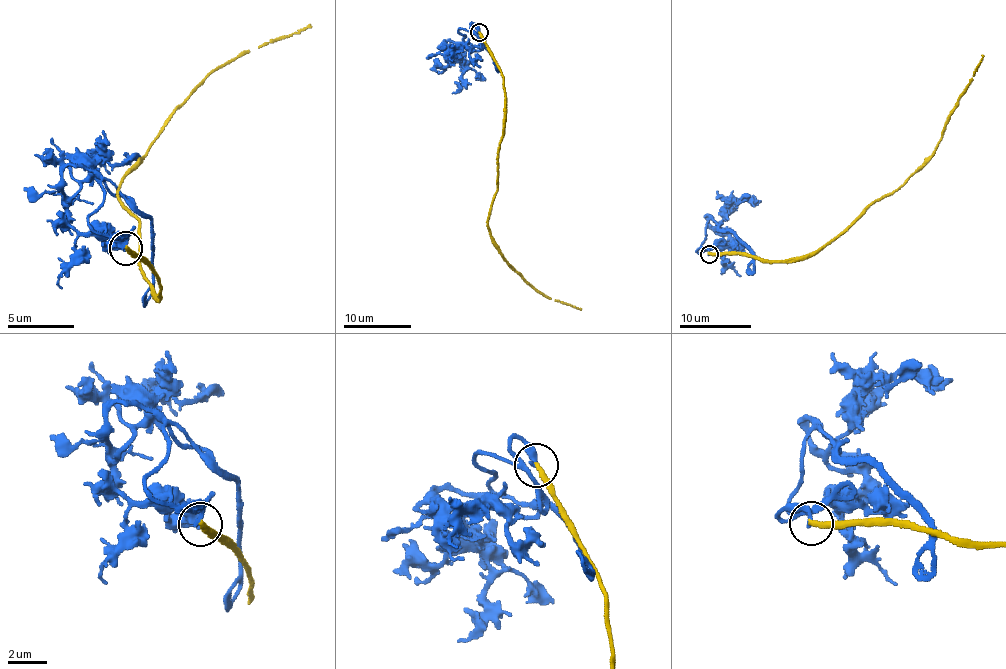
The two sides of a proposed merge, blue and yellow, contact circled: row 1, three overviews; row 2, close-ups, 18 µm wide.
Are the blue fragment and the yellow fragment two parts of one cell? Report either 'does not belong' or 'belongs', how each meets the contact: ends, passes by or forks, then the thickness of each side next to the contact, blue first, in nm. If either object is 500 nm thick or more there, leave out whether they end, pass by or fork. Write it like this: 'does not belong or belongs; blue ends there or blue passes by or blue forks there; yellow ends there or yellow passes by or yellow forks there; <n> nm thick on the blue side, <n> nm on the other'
does not belong; blue ends there; yellow ends there; 200 nm thick on the blue side, 280 nm on the other

